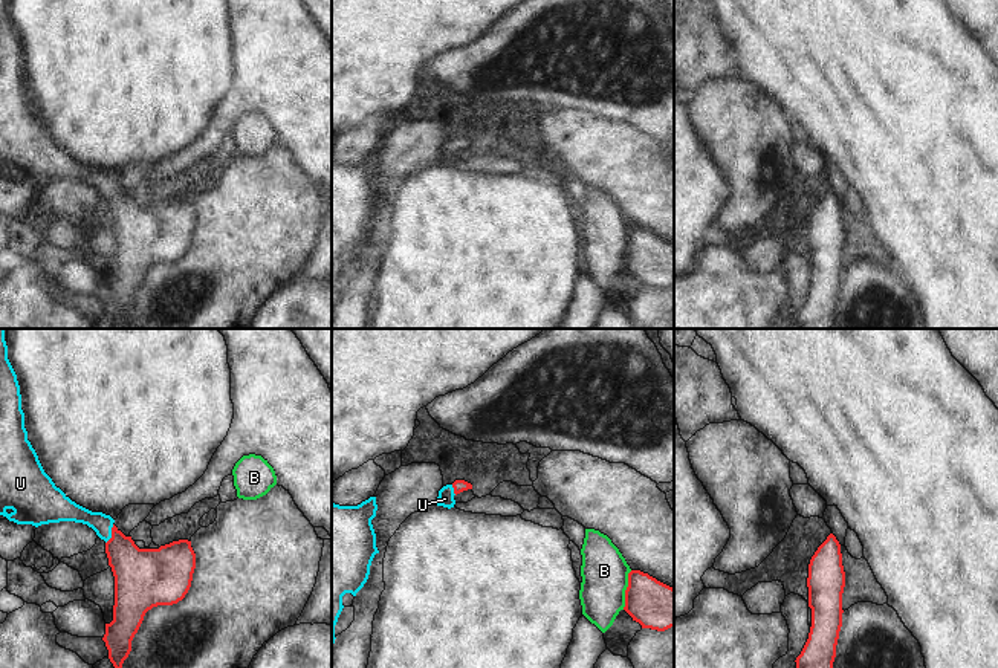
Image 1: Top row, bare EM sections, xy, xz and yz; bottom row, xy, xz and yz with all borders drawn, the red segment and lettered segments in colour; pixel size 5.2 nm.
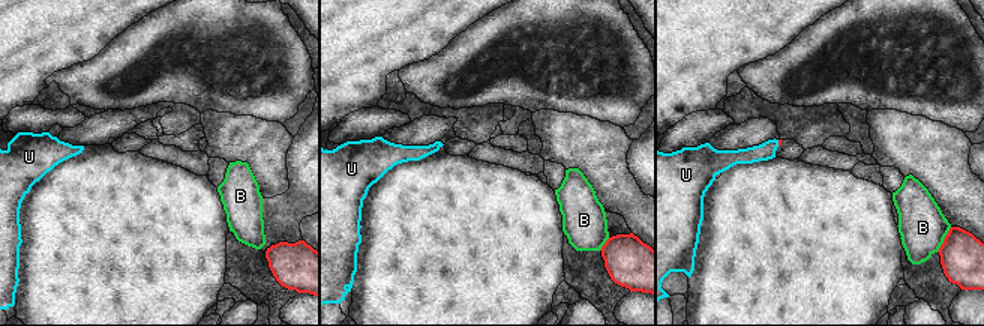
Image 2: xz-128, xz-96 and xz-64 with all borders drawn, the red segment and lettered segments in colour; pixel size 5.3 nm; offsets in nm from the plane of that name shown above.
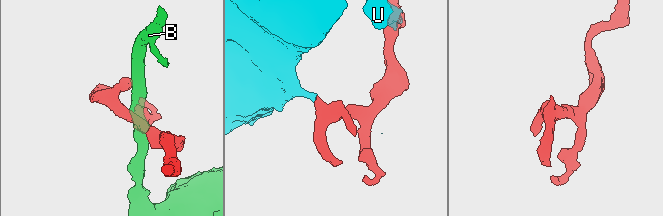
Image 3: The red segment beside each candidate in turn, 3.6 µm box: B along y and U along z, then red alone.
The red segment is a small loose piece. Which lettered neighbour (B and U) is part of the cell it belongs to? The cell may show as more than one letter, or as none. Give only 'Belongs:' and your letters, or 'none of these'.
Belongs: U

